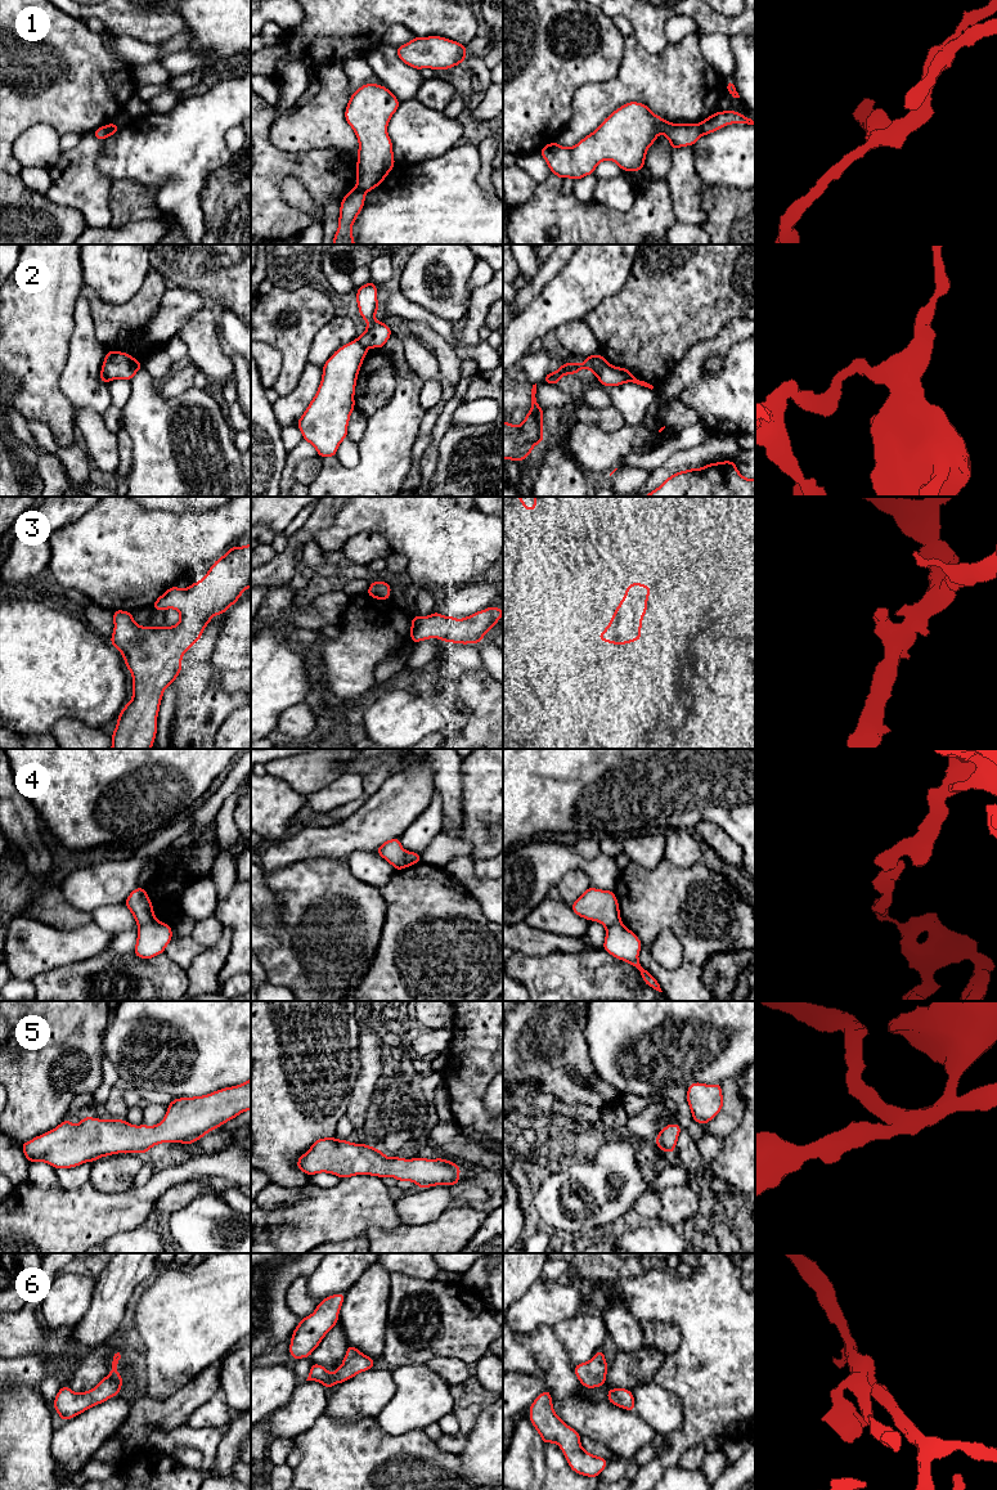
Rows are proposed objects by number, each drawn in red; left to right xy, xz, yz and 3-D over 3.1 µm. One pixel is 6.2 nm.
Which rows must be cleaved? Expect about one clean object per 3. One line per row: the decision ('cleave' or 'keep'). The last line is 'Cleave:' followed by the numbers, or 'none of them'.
1: cleave
2: cleave
3: keep
4: cleave
5: keep
6: keep
Cleave: 1, 2, 4

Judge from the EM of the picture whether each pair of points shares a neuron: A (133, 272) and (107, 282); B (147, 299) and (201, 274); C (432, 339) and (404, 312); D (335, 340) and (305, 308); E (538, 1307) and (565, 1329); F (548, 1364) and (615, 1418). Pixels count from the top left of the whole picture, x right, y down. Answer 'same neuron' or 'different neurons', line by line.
A: same neuron
B: different neurons
C: different neurons
D: different neurons
E: different neurons
F: same neuron

